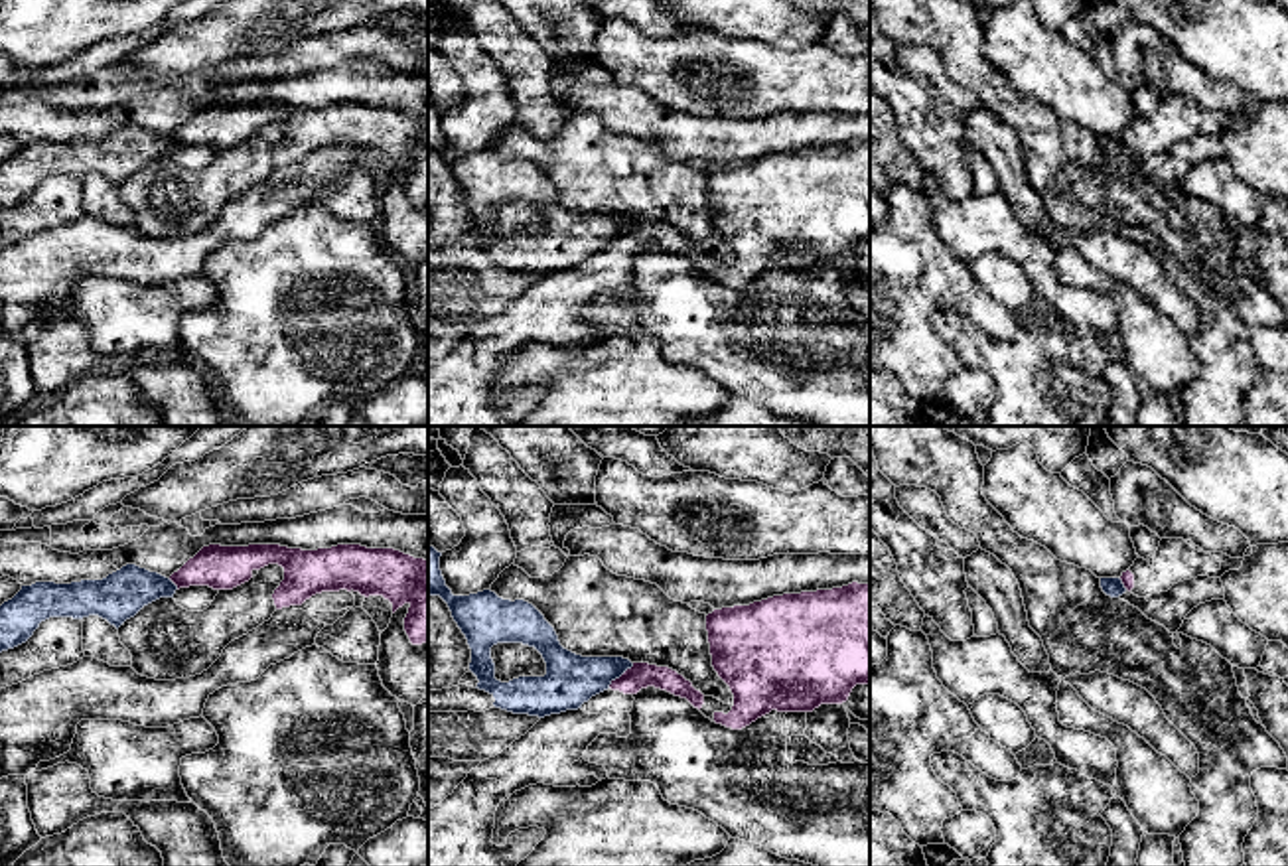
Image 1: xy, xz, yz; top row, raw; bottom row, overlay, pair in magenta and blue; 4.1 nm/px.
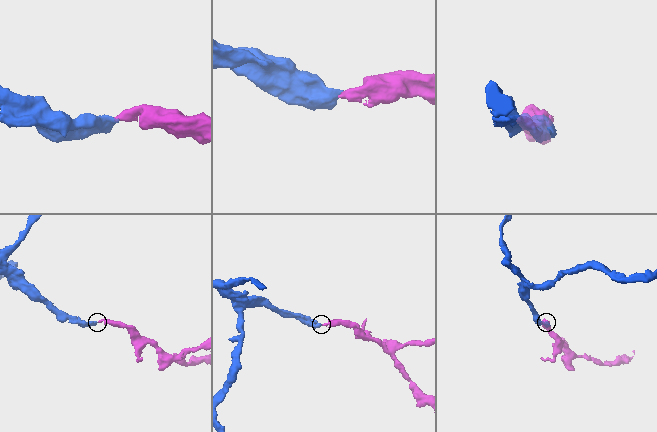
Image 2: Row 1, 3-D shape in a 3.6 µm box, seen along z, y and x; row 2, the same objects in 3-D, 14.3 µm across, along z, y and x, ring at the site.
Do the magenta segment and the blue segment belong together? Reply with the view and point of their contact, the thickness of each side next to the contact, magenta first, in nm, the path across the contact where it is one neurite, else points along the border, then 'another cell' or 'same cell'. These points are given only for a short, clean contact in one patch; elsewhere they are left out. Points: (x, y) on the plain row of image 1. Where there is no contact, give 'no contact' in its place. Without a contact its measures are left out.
xz (622, 233) | 110/220 nm | along xz (634, 221), (608, 245) | another cell

